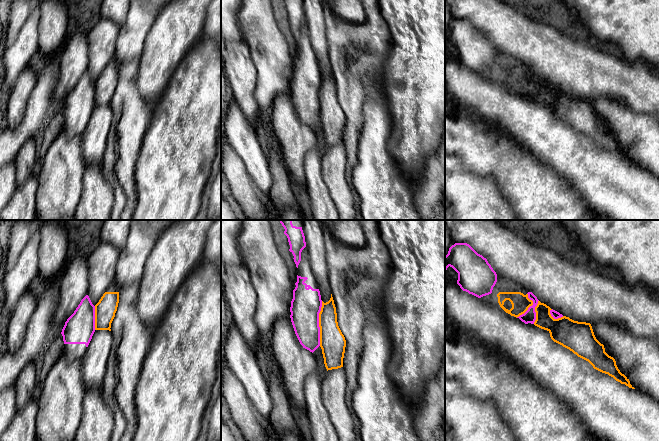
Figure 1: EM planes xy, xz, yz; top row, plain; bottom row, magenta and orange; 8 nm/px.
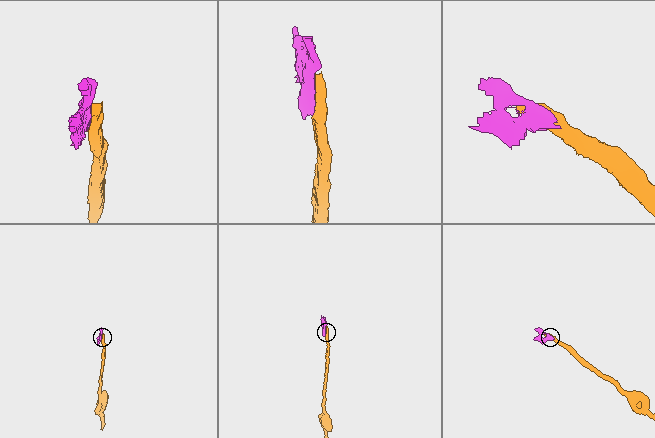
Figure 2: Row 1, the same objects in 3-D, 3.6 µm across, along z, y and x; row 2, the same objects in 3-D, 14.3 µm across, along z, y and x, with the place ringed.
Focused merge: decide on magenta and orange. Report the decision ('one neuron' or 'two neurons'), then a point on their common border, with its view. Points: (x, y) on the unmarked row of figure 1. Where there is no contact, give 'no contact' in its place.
two neurons; contact xz (318, 99)

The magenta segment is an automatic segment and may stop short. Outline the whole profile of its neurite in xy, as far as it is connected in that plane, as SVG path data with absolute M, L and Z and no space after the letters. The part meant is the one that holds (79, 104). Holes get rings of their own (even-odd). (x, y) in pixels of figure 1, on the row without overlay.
M86 71L62 105L62 132L68 137L81 136L95 108L95 82Z

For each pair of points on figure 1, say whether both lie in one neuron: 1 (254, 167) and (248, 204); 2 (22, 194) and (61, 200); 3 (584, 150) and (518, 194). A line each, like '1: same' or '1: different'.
1: different
2: different
3: different

